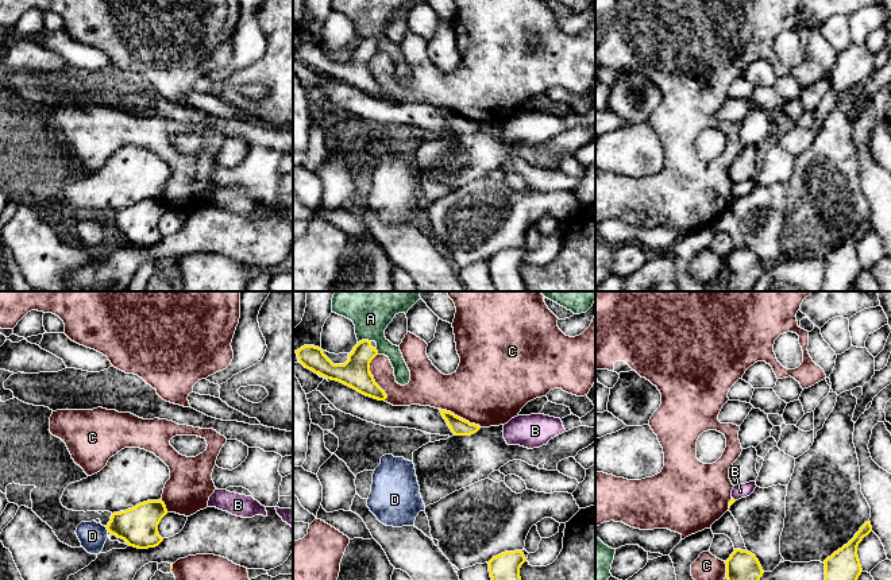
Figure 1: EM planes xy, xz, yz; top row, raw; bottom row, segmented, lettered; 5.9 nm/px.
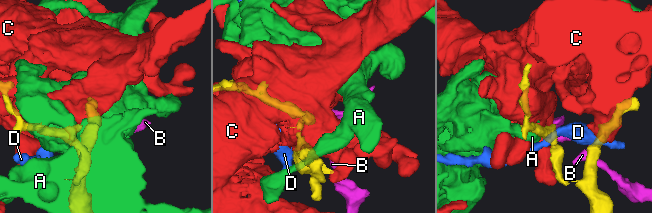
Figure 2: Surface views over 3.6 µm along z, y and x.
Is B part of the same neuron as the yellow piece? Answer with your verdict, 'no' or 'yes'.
no

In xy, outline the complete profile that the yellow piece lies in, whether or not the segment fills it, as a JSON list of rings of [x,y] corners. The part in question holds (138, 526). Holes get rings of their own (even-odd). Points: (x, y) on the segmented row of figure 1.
[[[162,499],[147,500],[126,511],[113,513],[105,527],[108,533],[124,540],[130,546],[155,548],[163,541],[158,525],[166,514]]]

